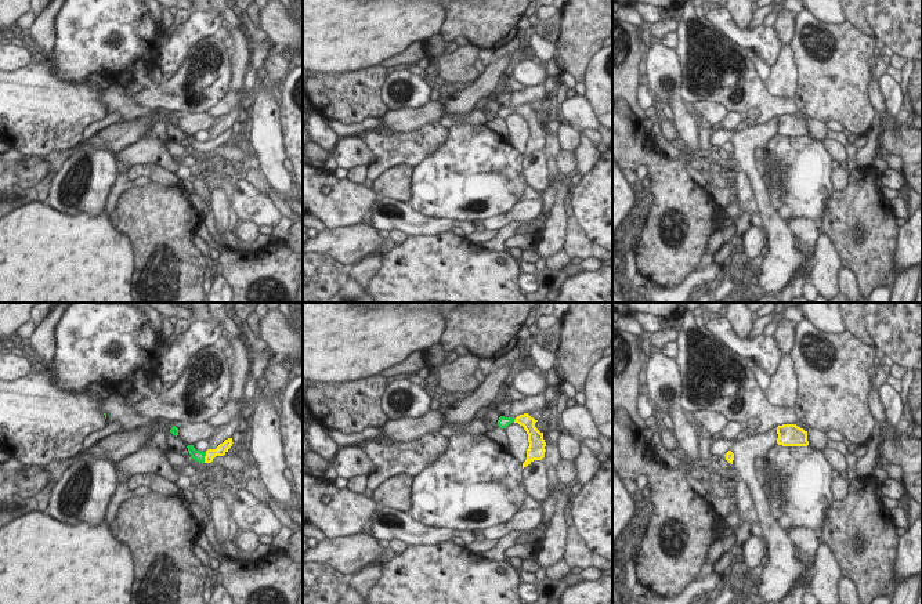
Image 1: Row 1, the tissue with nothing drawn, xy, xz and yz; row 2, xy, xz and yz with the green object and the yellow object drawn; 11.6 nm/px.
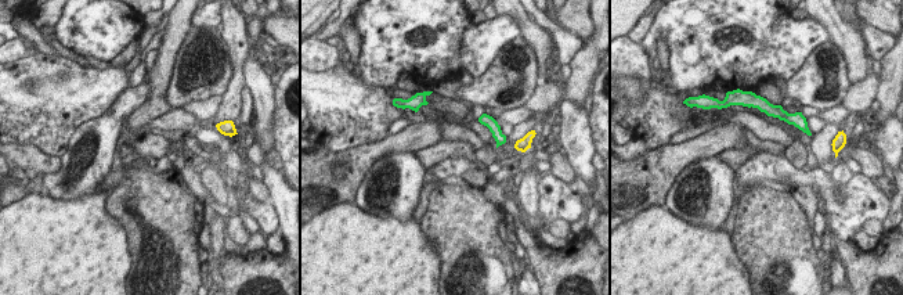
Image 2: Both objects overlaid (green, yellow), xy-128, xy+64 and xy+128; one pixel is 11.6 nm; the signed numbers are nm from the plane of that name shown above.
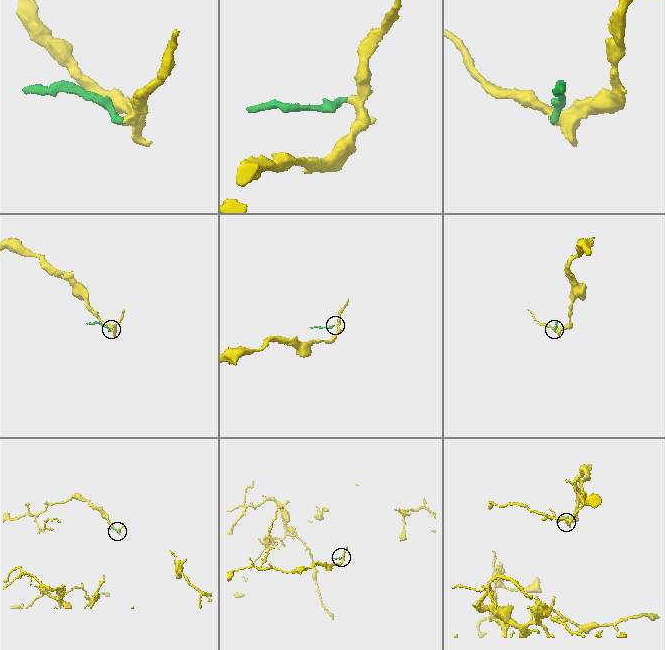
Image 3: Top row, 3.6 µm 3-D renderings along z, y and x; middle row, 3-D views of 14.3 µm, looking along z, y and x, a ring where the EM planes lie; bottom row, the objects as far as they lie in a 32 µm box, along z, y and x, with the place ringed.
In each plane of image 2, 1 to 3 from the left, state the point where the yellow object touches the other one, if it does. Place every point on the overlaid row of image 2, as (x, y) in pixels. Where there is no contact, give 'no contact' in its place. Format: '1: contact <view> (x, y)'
1: no contact
2: no contact
3: no contact

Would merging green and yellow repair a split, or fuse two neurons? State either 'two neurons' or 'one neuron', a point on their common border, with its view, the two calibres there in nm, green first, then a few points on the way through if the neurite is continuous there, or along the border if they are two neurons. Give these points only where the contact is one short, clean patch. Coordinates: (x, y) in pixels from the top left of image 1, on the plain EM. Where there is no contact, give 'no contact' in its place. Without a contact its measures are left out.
one neuron; contact xy (203, 148); calibres 130 and 130 nm; way xy (196, 145), (203, 148), (220, 141)

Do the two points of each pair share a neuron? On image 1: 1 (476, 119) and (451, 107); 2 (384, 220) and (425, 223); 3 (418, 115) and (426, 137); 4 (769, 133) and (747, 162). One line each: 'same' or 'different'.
1: different
2: same
3: different
4: same

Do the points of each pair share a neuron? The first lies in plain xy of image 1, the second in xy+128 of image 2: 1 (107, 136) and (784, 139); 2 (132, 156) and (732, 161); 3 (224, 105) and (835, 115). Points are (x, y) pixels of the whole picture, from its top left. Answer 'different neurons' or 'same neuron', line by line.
1: different neurons
2: same neuron
3: different neurons

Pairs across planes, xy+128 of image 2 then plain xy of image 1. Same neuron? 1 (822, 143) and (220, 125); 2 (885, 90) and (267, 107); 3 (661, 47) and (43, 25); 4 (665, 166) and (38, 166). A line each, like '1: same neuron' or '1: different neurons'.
1: same neuron
2: different neurons
3: same neuron
4: different neurons

